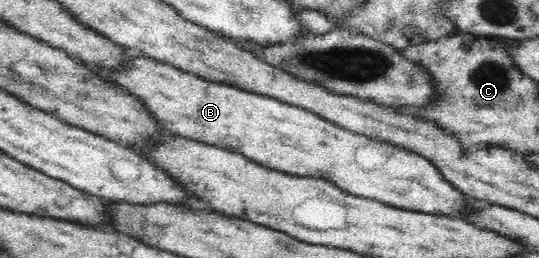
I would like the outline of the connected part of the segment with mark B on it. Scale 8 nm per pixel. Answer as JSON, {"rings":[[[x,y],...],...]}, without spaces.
{"rings":[[[127,52],[116,69],[105,69],[99,63],[87,63],[77,57],[75,59],[80,66],[86,66],[88,70],[100,74],[106,82],[116,84],[134,98],[138,98],[146,106],[148,116],[152,116],[162,129],[178,136],[231,150],[273,171],[328,180],[351,195],[377,200],[404,210],[456,217],[456,214],[464,212],[467,207],[468,197],[454,188],[429,159],[338,127],[304,108],[266,95],[261,96],[227,83],[186,73],[177,67],[157,62],[140,53],[128,54]]]}

